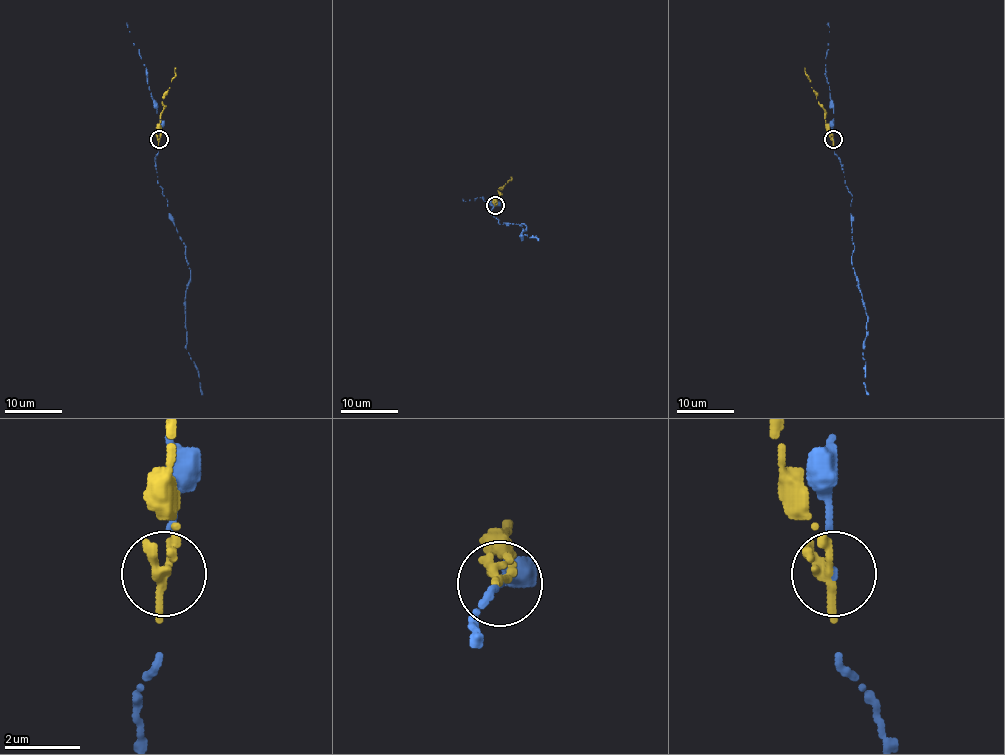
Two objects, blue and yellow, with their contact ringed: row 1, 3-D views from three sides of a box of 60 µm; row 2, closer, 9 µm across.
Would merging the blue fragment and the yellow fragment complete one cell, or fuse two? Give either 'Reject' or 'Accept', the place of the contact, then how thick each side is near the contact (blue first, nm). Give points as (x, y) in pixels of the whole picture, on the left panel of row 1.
Reject. Place: (159, 139). Thickness 90 nm (blue) against 280 nm

